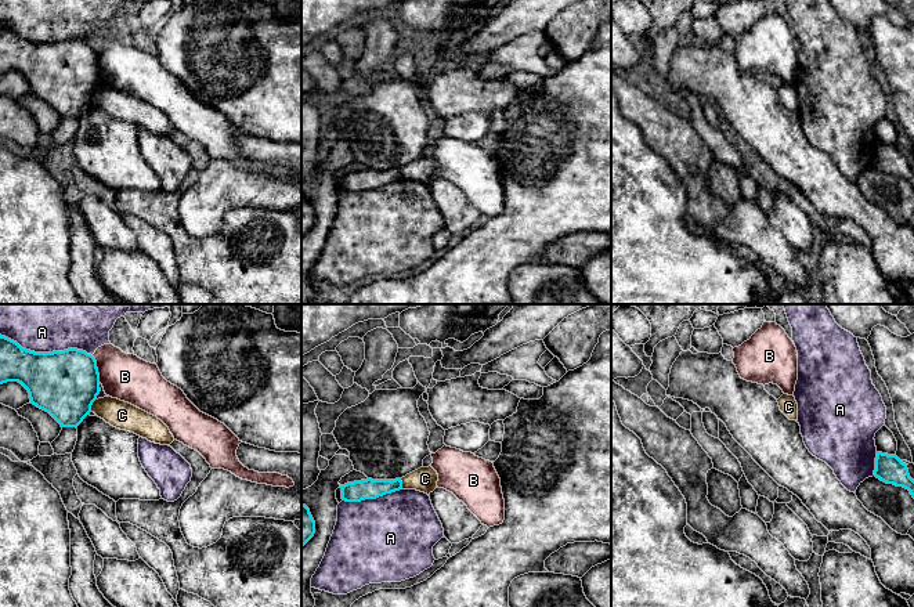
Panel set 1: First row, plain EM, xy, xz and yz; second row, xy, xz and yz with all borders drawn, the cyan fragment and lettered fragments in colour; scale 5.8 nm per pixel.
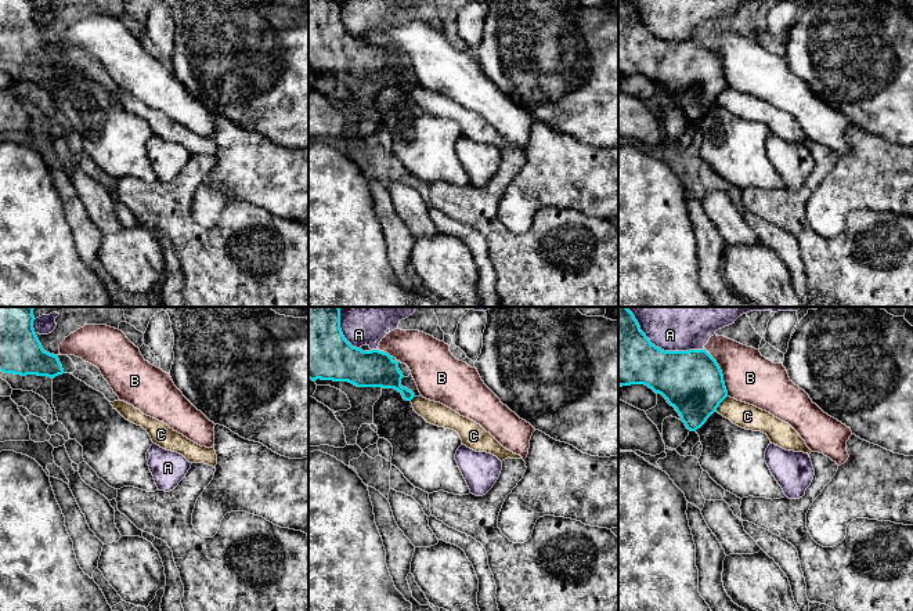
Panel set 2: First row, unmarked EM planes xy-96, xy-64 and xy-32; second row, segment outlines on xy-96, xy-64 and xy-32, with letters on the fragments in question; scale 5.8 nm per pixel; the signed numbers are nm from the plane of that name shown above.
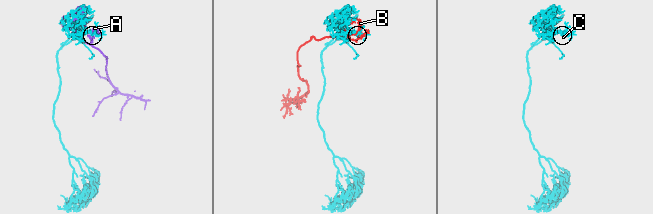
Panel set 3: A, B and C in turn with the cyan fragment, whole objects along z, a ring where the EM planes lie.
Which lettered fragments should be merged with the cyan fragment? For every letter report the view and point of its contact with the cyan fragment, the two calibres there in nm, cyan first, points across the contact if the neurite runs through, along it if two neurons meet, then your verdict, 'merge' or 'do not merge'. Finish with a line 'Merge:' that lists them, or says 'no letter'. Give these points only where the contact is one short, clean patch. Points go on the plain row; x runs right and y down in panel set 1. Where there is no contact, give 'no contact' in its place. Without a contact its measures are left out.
A: contact xy (46, 43); calibres 380 and 260 nm; do not merge
B: contact xy (97, 60); calibres 380 and 280 nm; do not merge
C: contact xy (91, 94); calibres 380 and 160 nm; border xy (96, 89), (90, 101); do not merge
Merge: no letter

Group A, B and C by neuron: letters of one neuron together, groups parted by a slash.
A / B / C

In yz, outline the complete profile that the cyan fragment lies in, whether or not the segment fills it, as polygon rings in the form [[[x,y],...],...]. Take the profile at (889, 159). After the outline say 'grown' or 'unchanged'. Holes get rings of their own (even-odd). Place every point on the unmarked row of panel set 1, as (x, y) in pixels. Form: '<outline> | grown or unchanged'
[[[877,142],[874,166],[886,174],[908,180],[914,188],[914,170],[908,165],[907,155],[896,145]]] | unchanged

